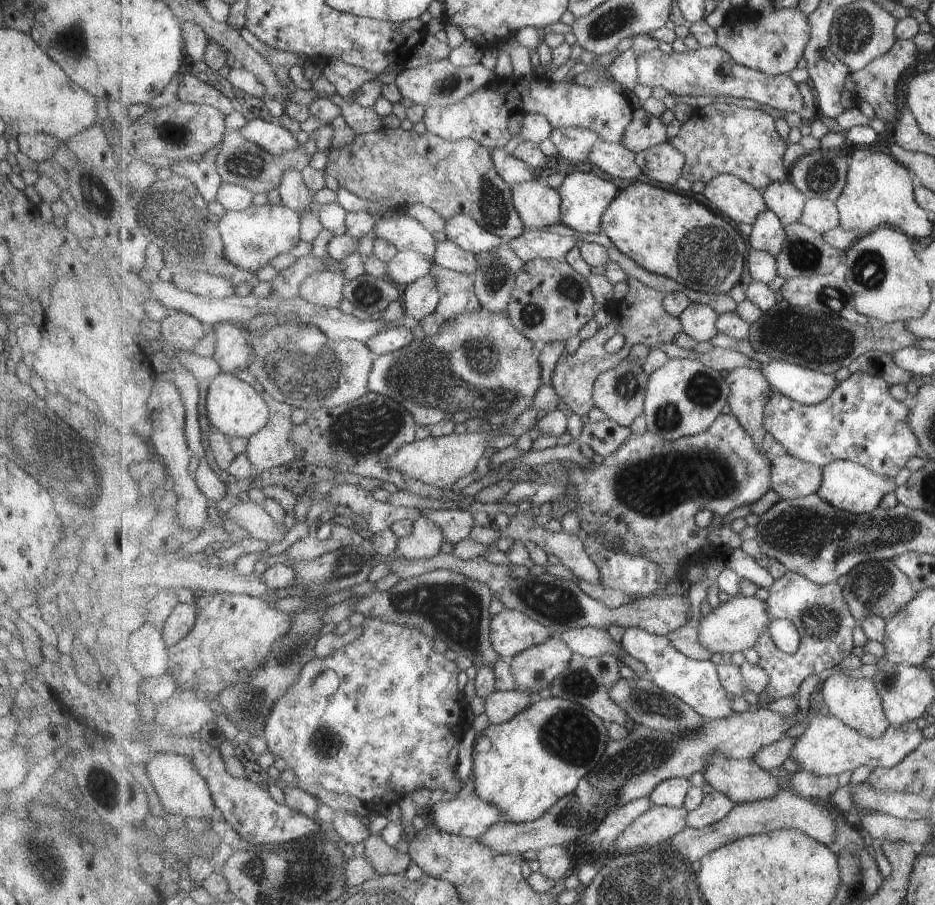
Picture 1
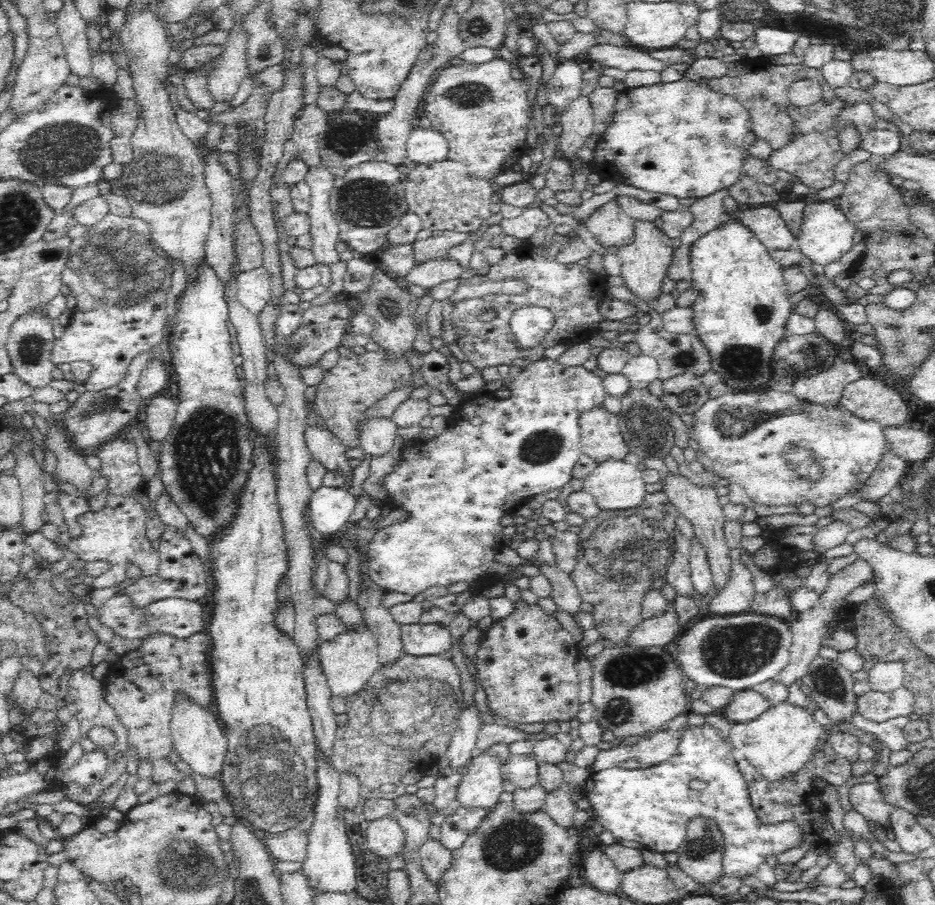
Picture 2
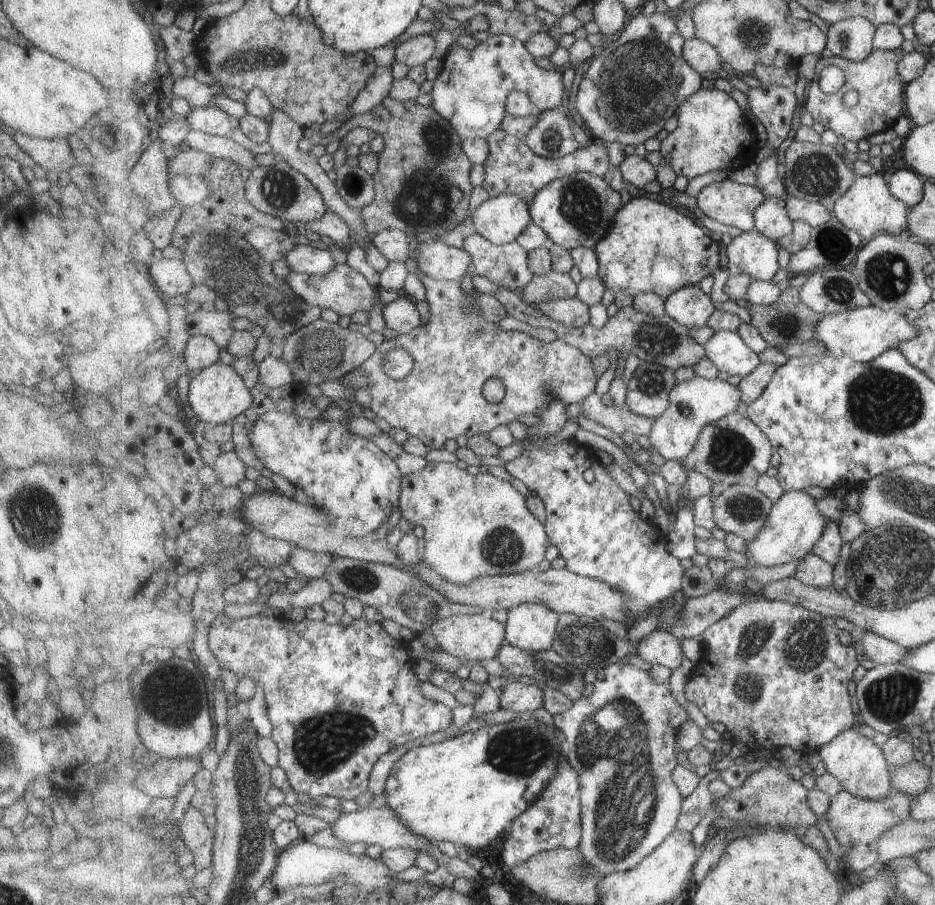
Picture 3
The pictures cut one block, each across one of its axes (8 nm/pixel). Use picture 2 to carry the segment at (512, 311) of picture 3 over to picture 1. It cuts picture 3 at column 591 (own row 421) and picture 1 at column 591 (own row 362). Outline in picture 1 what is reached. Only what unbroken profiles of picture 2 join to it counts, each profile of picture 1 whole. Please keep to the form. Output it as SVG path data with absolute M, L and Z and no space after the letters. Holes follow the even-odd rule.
M629 277L629 292L620 301L618 309L613 314L611 321L604 327L599 327L596 334L584 340L581 348L571 354L564 352L552 372L551 383L558 396L566 403L568 411L579 417L585 416L595 407L593 400L593 388L595 382L603 372L609 371L615 366L622 364L630 355L630 350L635 344L644 344L653 349L657 344L675 342L675 338L683 332L683 325L679 317L673 316L665 310L665 297L668 295L663 291L655 290L643 282ZM619 334L624 337L625 342L618 352L607 352L605 344Z

